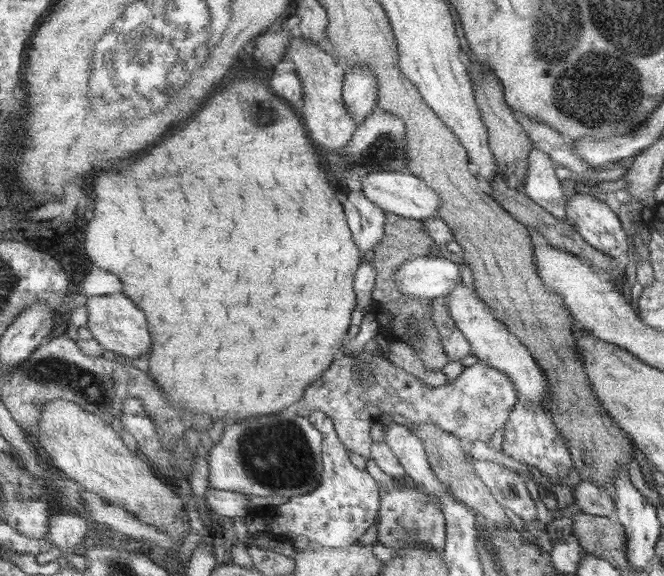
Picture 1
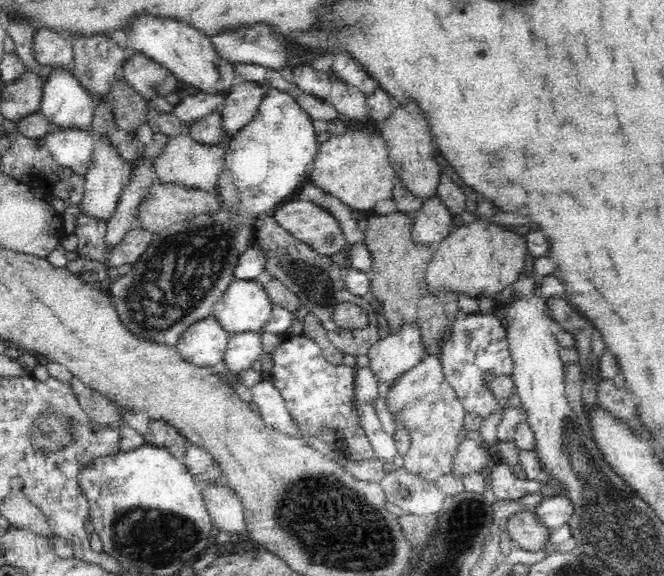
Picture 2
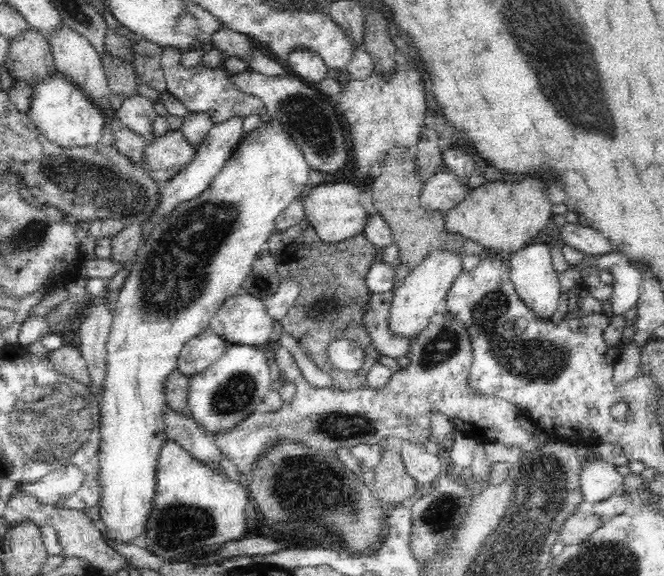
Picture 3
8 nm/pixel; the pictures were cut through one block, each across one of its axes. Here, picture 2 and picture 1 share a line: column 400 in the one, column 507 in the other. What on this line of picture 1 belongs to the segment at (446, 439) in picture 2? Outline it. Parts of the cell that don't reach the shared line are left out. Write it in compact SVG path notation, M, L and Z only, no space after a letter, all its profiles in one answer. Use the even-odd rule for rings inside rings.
M368 344L357 354L350 355L343 351L327 369L327 372L317 382L307 387L306 394L296 406L299 416L309 417L315 410L326 412L327 416L334 420L338 437L343 444L346 444L348 450L356 452L366 459L372 458L371 426L375 426L375 422L381 422L381 416L389 417L400 414L414 424L420 424L422 421L436 422L437 426L458 436L466 443L480 440L489 444L497 432L506 428L514 409L520 407L521 396L514 380L506 372L487 364L484 360L477 359L475 364L465 368L451 383L431 388L428 384L420 381L417 376L413 376L407 369L396 365L383 351L372 351L370 345Z

